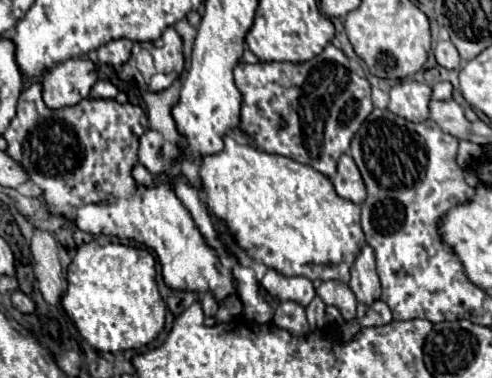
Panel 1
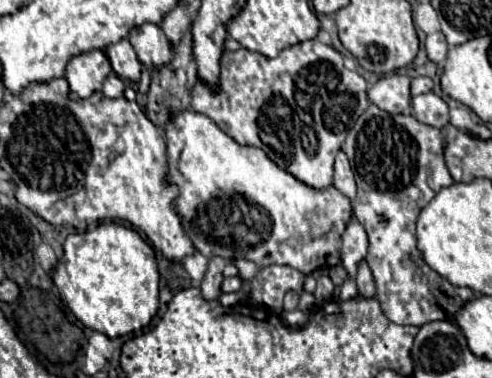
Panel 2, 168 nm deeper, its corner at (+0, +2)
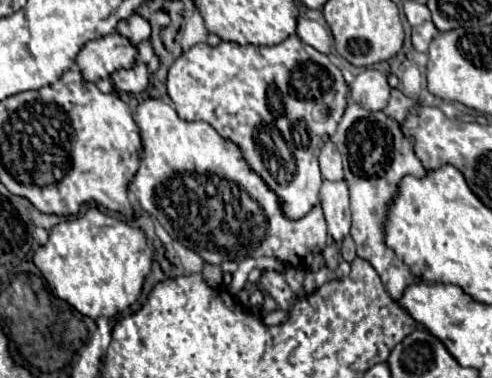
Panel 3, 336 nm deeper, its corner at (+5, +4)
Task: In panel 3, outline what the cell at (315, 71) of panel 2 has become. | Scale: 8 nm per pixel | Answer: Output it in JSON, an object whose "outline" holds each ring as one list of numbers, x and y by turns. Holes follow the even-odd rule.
{"outline":[[288,36,284,42,274,44,274,46,252,46,252,44,242,46,236,42,220,42,216,48,212,48,208,44,196,44,188,52,184,52,168,70,168,96,174,102,174,110,178,112,178,116,182,120,208,122,222,138,234,142,240,148,244,162,248,162,248,166,252,166,252,170,256,174,260,174,260,178,264,178,264,182,268,182,268,188,280,198,280,208,284,210,284,216,292,218,292,220,302,218,318,204,318,192,320,192,320,184,322,184,322,174,318,168,318,154,320,154,322,144,330,138,330,134,336,132,336,126,346,110,346,94,348,94,348,86,346,86,340,70,324,54,320,54,312,46,300,42,298,36]]}

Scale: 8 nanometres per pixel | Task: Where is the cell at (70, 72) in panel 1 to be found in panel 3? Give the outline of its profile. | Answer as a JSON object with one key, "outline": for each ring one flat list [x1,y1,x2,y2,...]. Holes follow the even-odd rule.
{"outline":[[118,32,88,42,76,58,80,72,88,82,98,82,106,76,110,78,112,72,120,68,128,70,138,60,138,46,132,44,128,38,120,36]]}

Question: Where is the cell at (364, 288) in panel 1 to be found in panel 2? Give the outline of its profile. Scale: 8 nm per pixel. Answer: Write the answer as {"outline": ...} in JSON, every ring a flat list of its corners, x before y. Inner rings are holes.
{"outline":[[353,216,343,234,343,248,341,248,341,260,343,260,343,268,347,272,347,278,357,276,357,268,365,260,367,248,369,248,369,240,365,236,365,230]]}

